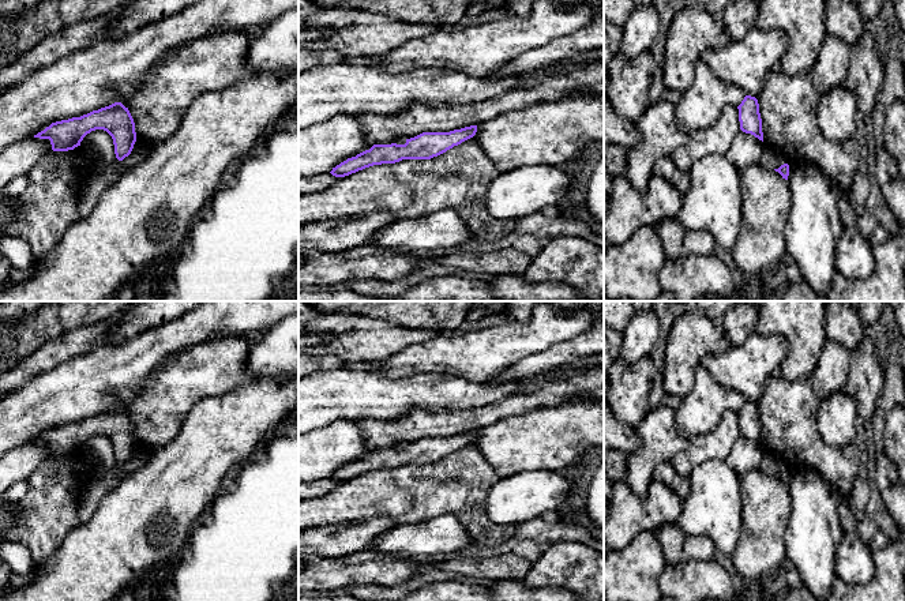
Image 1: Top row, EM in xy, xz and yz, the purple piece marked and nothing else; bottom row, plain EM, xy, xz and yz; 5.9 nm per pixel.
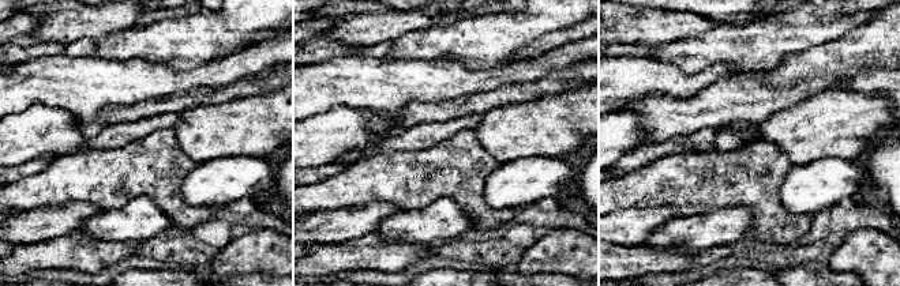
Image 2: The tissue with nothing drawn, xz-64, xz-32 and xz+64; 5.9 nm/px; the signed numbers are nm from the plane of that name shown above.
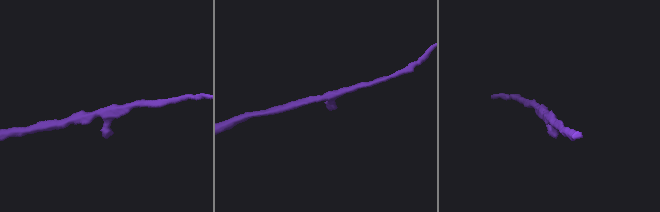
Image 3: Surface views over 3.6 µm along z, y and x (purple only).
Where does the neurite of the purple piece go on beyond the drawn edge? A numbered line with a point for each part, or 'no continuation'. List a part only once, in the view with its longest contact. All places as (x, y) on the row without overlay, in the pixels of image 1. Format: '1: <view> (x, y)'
no continuation

